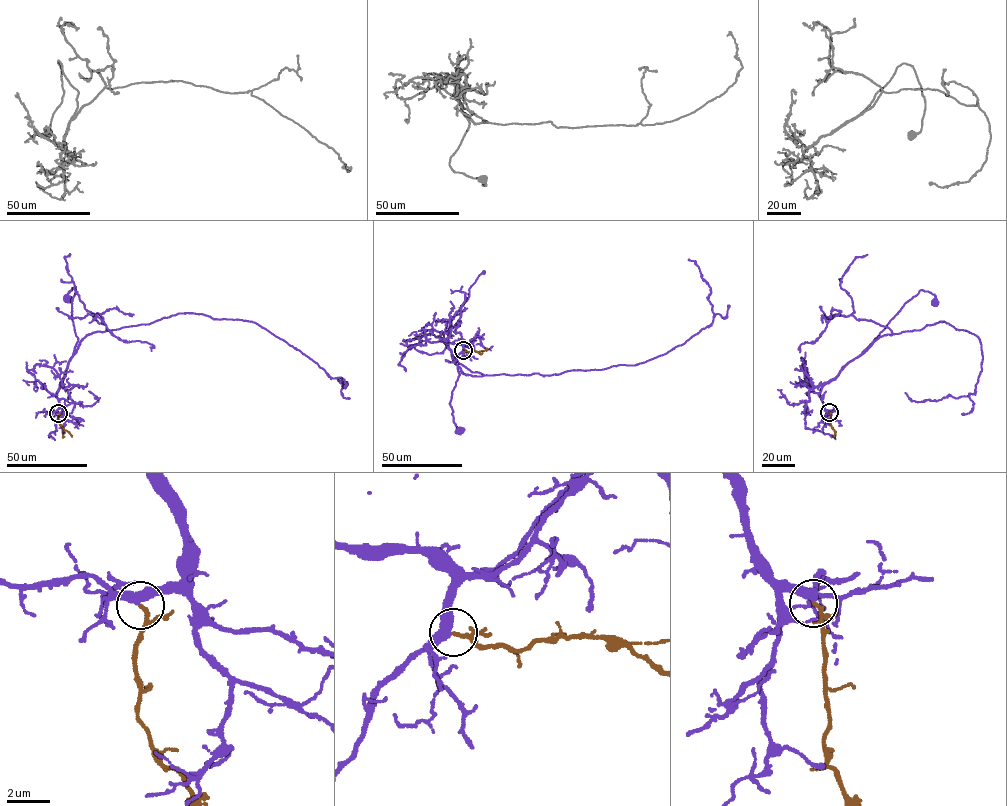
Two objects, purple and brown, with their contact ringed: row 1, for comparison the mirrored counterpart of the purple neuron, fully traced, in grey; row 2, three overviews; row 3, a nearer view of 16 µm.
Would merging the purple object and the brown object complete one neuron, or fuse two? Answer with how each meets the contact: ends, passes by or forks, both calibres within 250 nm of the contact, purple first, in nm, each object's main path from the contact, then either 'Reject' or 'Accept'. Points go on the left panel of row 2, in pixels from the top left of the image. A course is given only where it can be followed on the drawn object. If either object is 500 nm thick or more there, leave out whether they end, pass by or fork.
At the ring purple passes by. At the ring brown forks. Thickness 400 nm (purple) against 110 nm. Course of purple: (58, 413), (62, 409), (56, 392), (78, 340), (71, 318), (75, 286), (67, 294), (69, 299). Course of brown: (58, 413), (59, 424), (71, 436). Accept

